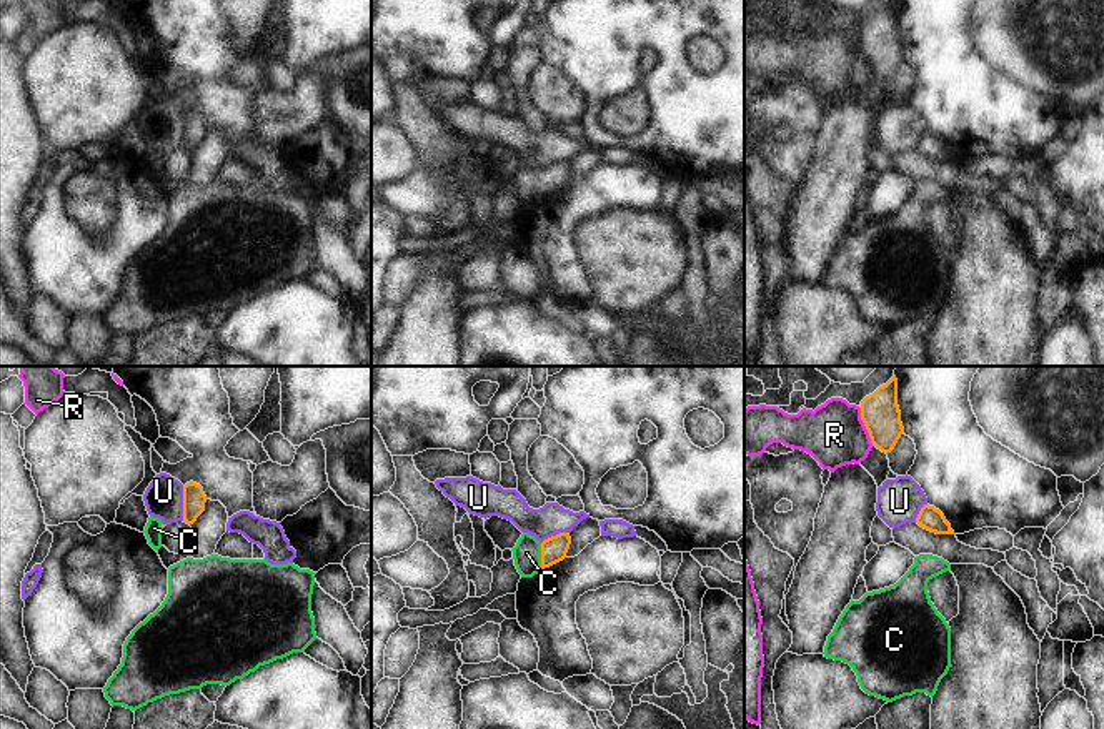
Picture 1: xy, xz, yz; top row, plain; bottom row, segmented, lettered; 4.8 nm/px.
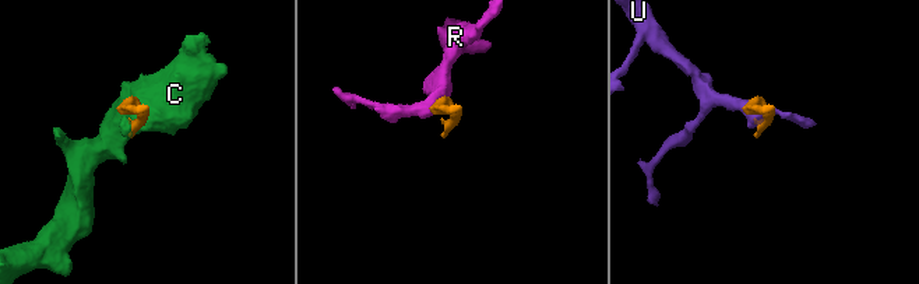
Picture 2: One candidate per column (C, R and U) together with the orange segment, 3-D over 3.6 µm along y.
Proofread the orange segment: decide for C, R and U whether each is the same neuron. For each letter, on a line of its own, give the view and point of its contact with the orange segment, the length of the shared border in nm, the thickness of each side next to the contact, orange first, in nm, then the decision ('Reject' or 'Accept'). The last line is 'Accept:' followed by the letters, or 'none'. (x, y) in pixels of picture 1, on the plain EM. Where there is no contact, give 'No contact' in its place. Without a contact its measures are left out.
C: Touches orange at xz (542, 183). Shared border 130 nm. Thickness 130 nm (orange) against 140 nm. Accept
R: Touches orange at yz (865, 52). Shared border 190 nm. Thickness 190 nm (orange) against 300 nm. Reject
U: Touches orange at xy (184, 130). Shared border 170 nm. Thickness 110 nm (orange) against 190 nm. Reject
Accept: C

